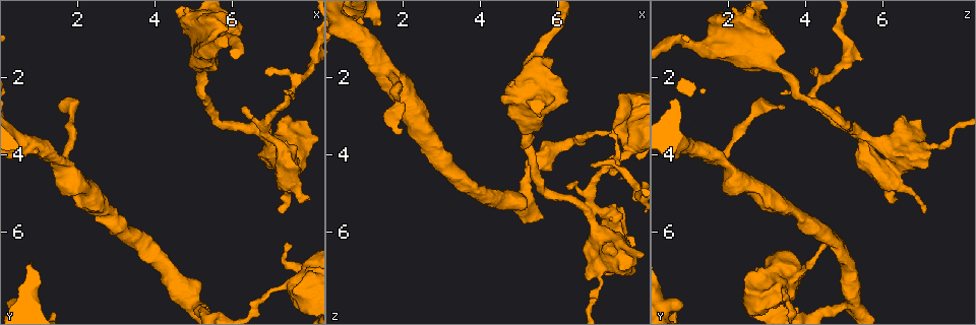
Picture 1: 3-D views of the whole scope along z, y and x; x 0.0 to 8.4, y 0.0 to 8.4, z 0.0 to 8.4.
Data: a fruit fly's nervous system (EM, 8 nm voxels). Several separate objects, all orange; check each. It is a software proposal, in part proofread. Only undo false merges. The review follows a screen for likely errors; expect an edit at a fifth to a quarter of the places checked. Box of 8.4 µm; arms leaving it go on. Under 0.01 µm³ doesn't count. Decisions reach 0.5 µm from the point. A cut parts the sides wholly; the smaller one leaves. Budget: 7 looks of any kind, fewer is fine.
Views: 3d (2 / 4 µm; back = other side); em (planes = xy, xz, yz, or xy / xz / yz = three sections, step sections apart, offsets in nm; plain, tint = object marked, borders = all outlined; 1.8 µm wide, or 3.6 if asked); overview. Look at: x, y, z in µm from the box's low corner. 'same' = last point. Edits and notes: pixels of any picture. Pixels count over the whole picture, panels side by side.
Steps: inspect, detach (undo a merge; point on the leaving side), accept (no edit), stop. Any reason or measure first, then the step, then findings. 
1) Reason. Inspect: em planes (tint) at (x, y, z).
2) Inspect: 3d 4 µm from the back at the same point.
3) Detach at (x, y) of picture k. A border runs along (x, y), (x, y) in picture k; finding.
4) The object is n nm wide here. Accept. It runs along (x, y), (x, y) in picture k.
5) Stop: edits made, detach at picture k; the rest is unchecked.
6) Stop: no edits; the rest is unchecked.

Thin arm on a thick one. Inspect: 3d 4 µm at (1.50, 4.25, 1.95).

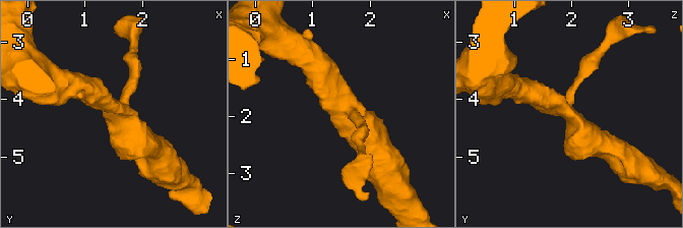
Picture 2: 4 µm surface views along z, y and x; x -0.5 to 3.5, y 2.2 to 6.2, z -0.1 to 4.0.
3 arms meet here. Inspect: em 3.6 µm yz step 8 (tint) at (1.60, 4.20, 1.95).

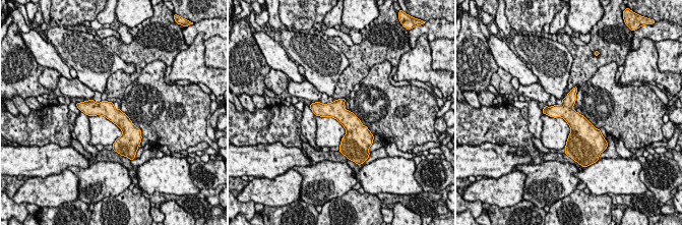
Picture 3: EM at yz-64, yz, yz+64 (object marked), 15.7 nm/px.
Inspect: em 3.6 µm planes (tint) at the same point.

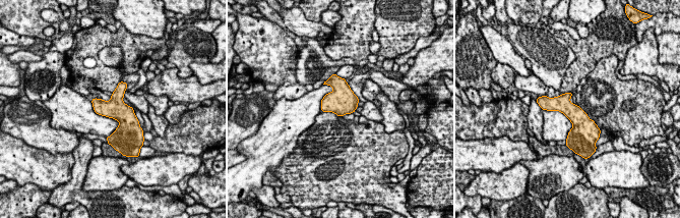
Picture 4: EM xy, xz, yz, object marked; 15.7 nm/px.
The object is 280 nm wide here. Accept. It runs along (540, 100), (563, 104), (591, 124) in picture 4; continuous, no second cell.

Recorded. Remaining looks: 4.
Four arms meet. Inspect: 3d 4 µm at (7.70, 7.45, 3.40).

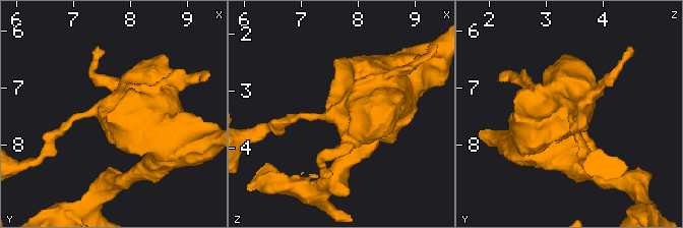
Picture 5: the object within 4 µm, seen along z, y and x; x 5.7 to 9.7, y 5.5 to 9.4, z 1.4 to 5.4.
4 arms meet here; need the tissue. Inspect: em 3.6 µm yz step 4 (tint) at (7.80, 7.45, 3.40).

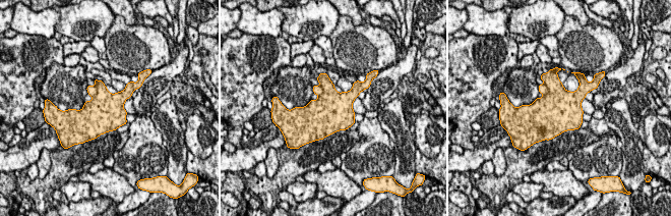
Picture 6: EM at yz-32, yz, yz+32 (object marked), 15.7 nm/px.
Another direction. Inspect: em 3.6 µm planes (tint) at the same point.

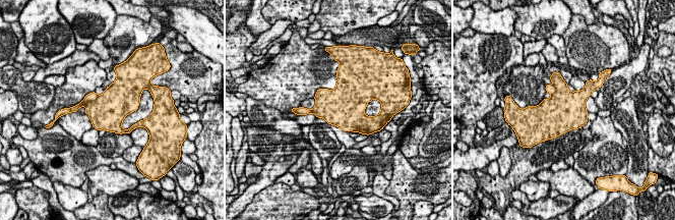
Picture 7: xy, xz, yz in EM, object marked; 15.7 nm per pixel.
Detach at (102, 111) of picture 7. A border runs along (98, 96), (84, 105) in picture 7; two cells meet here.

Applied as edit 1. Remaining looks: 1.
Thick turns thin. Inspect: em planes (borders) at (6.80, 3.40, 5.40).

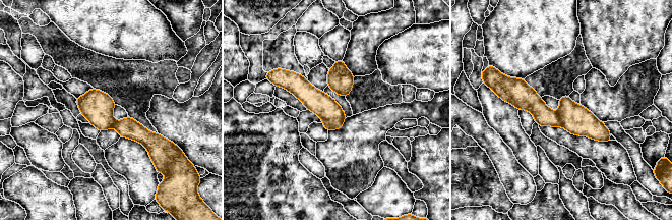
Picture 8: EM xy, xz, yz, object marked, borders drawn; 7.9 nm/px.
The object is 180 nm wide here. Detach at (544, 116) of picture 8. A border runs along (556, 112), (560, 125) in picture 8; a second cell is stuck on.

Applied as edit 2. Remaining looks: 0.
Stop: edits made, detach at picture 7, detach at picture 8; the rest is unchecked.

